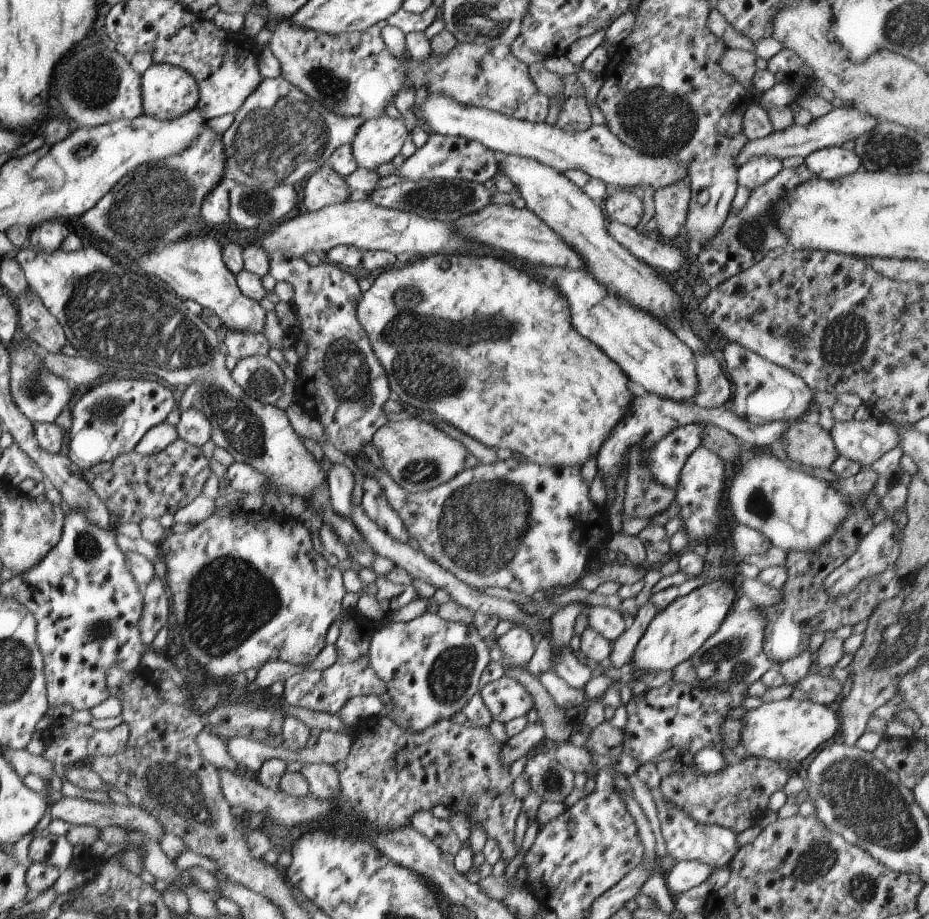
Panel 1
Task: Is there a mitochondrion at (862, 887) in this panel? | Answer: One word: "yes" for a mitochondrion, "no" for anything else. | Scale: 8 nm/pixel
yes

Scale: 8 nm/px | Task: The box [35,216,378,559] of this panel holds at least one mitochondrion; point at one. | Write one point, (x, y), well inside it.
(108, 315)

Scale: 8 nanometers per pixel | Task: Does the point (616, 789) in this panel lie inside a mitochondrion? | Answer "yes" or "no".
no

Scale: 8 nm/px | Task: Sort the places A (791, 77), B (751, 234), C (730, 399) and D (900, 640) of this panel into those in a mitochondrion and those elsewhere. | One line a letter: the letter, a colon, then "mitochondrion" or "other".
A: other
B: mitochondrion
C: other
D: mitochondrion

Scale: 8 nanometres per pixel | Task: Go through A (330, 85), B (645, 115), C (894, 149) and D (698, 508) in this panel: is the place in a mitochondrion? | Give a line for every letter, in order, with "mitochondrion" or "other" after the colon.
A: mitochondrion
B: mitochondrion
C: mitochondrion
D: other

